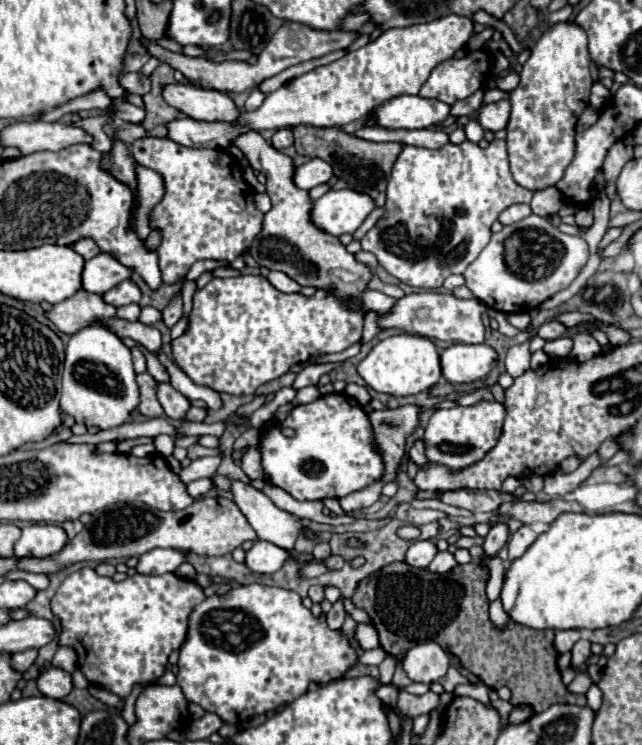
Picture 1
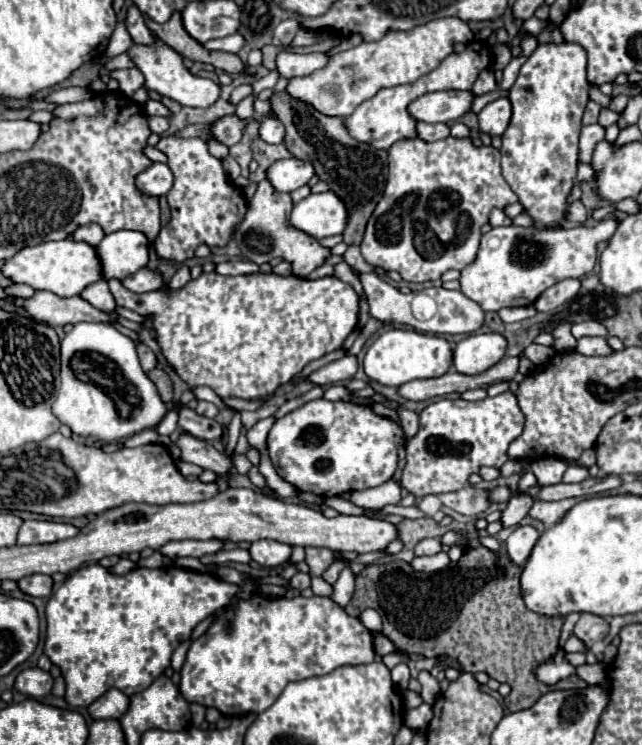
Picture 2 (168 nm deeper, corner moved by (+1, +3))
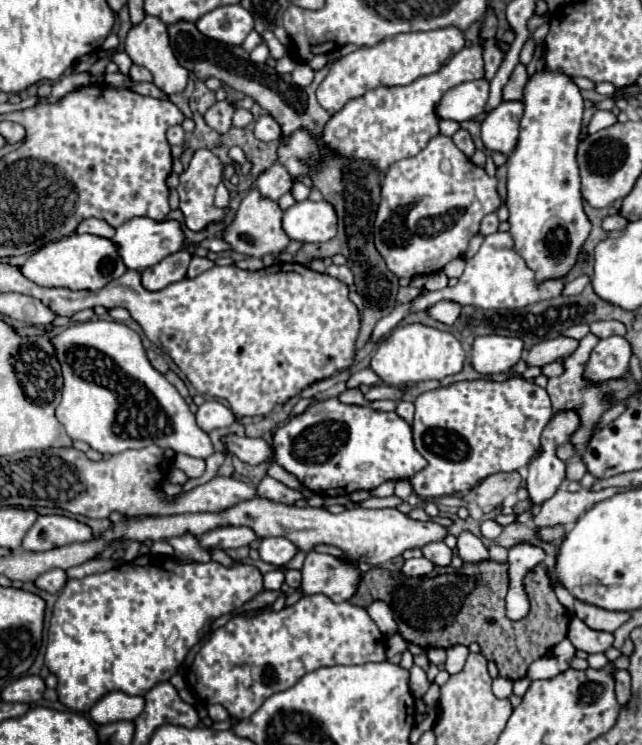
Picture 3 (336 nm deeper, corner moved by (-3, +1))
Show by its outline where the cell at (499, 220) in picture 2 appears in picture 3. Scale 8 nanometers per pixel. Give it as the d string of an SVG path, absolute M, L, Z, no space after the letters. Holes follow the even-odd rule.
M489 213L483 221L481 221L481 231L483 235L491 235L499 229L499 219L497 219L497 213Z

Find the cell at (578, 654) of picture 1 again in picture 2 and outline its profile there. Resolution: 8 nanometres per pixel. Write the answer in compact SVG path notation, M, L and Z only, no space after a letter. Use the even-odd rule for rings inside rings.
M581 613L575 631L581 641L585 641L587 647L591 647L595 641L603 641L603 637L609 633L609 623L593 613Z

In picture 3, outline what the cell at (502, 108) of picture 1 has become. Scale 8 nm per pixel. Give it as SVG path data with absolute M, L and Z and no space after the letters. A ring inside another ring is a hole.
M503 101L499 107L489 111L481 123L481 139L485 143L485 149L509 155L517 143L521 115L521 101Z

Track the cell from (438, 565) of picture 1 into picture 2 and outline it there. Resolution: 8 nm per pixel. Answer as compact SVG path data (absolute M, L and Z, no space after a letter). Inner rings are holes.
M441 551L431 557L415 557L409 565L421 573L435 573L435 571L441 571L449 565L449 555L445 551Z

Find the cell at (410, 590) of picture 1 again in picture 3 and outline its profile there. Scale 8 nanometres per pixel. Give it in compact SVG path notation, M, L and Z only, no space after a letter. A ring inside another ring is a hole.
M497 561L463 563L461 569L435 569L431 577L407 577L401 571L371 567L361 575L351 603L359 607L369 607L373 601L387 603L393 611L397 633L423 649L449 649L475 641L479 643L483 657L497 663L499 677L517 681L527 675L527 669L535 659L547 655L551 647L567 637L569 613L553 593L547 565L539 563L523 579L531 603L529 615L521 621L511 621L505 615L507 567L507 563Z

